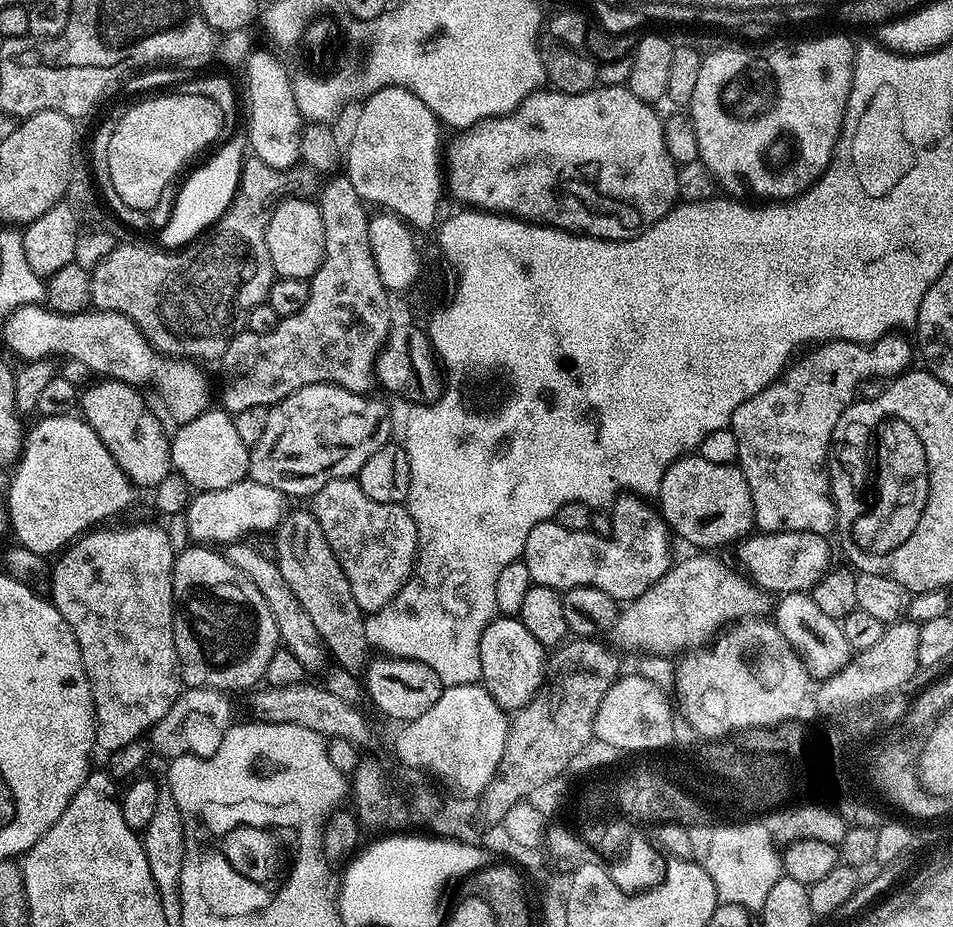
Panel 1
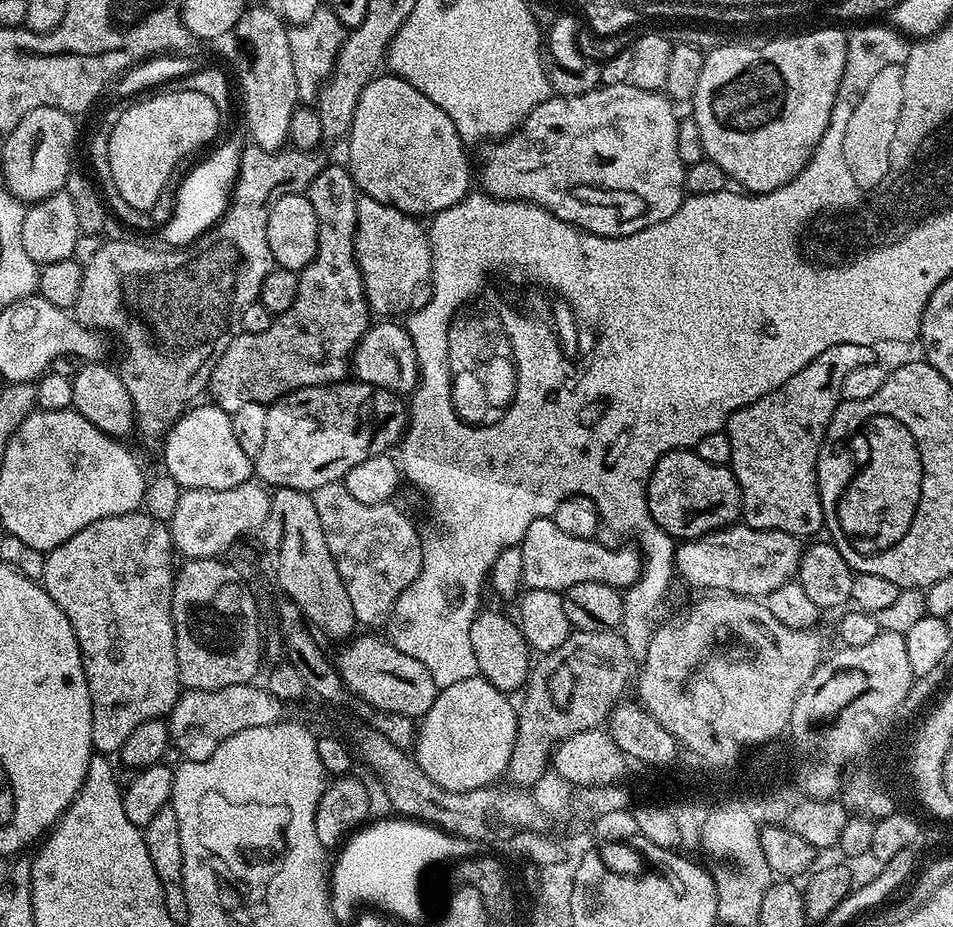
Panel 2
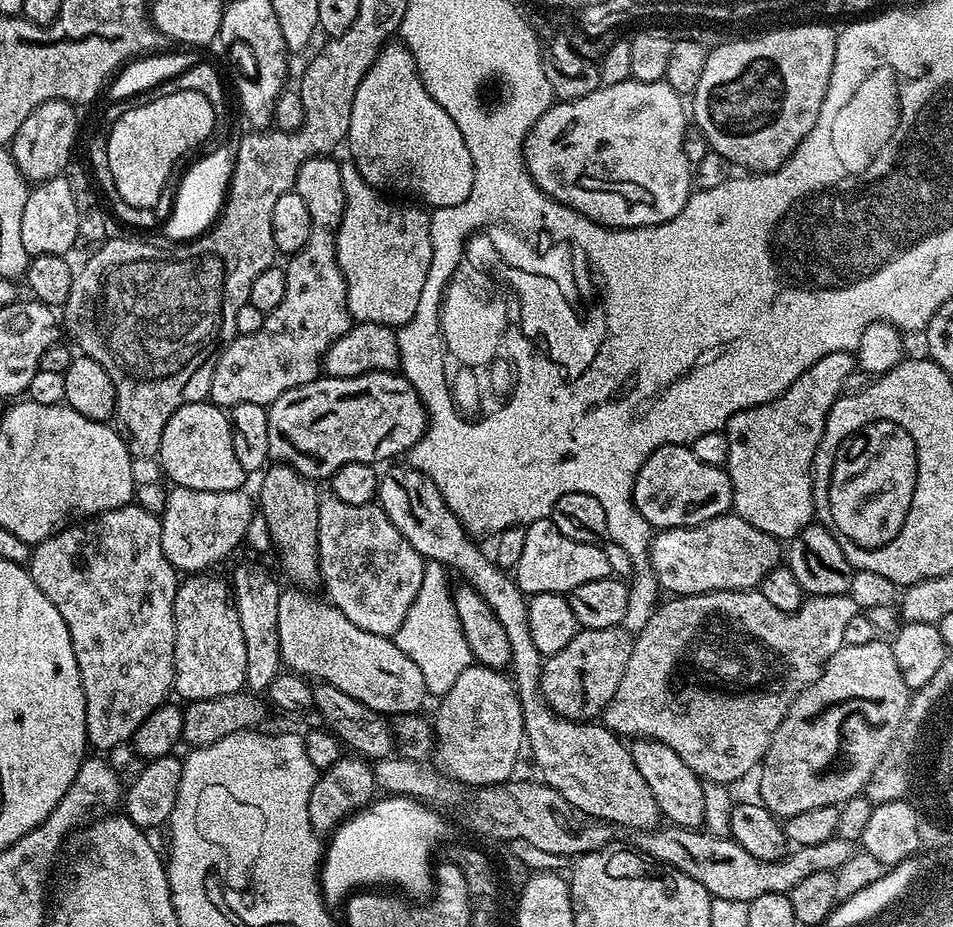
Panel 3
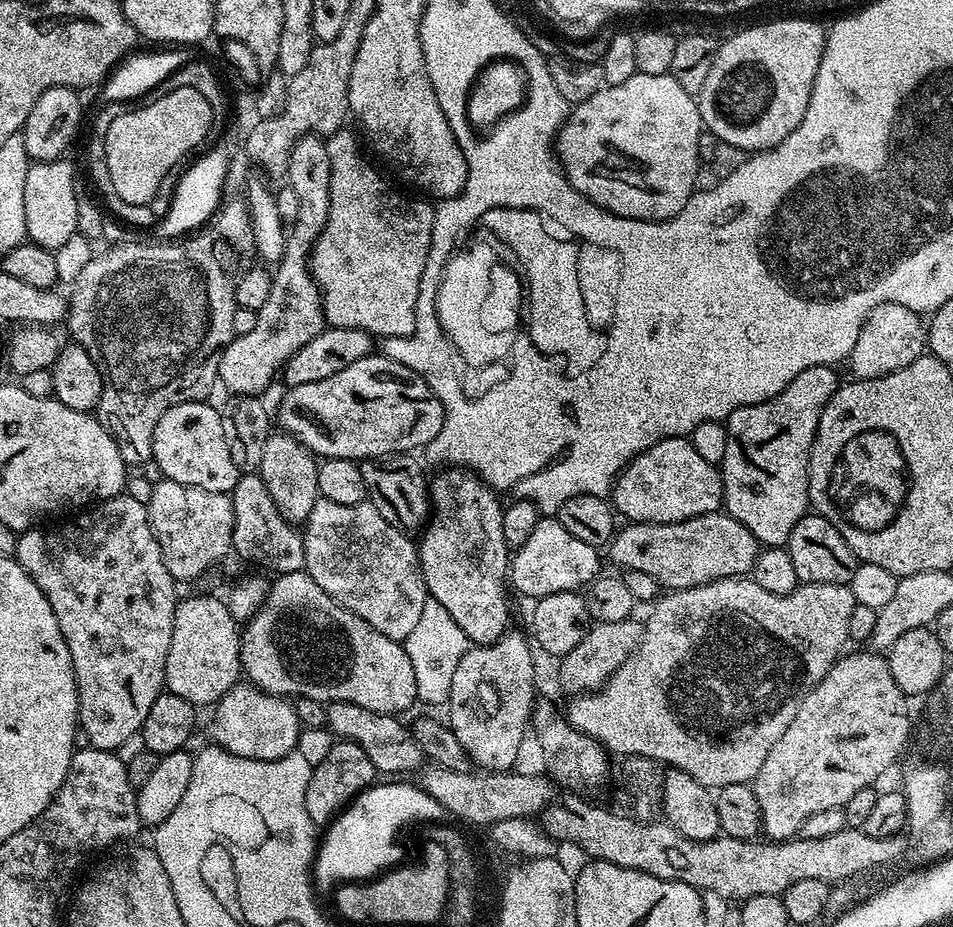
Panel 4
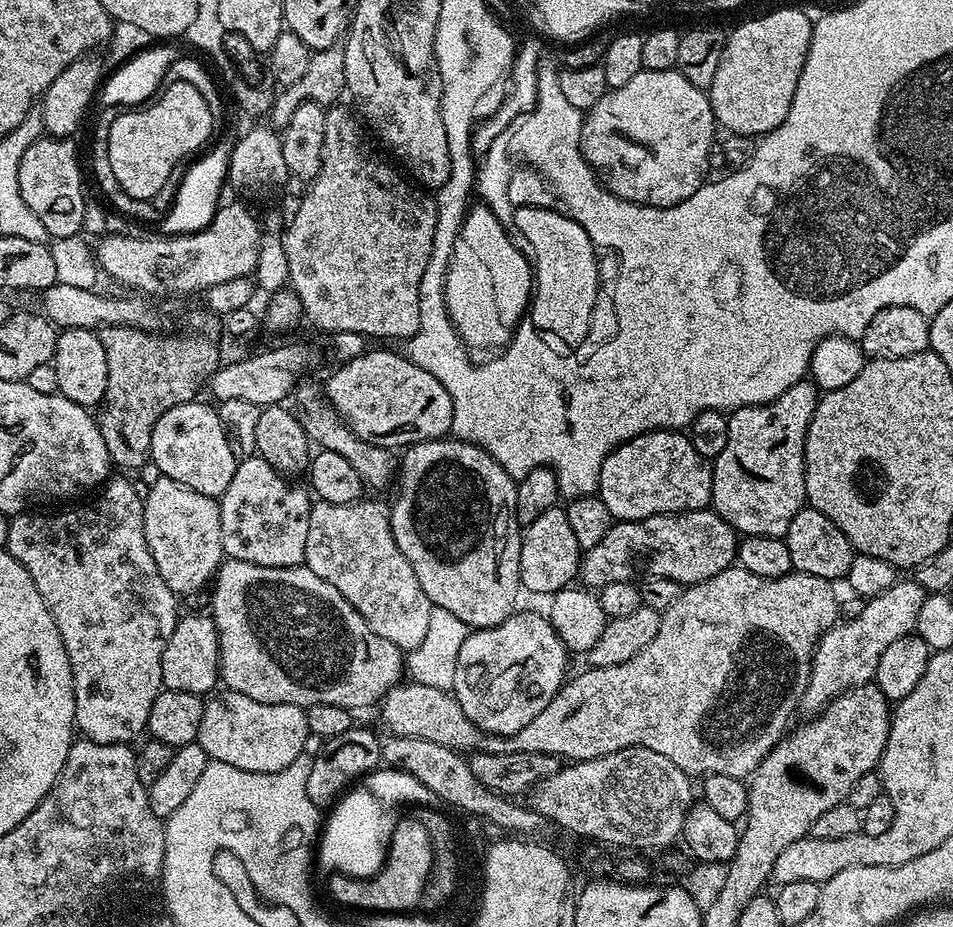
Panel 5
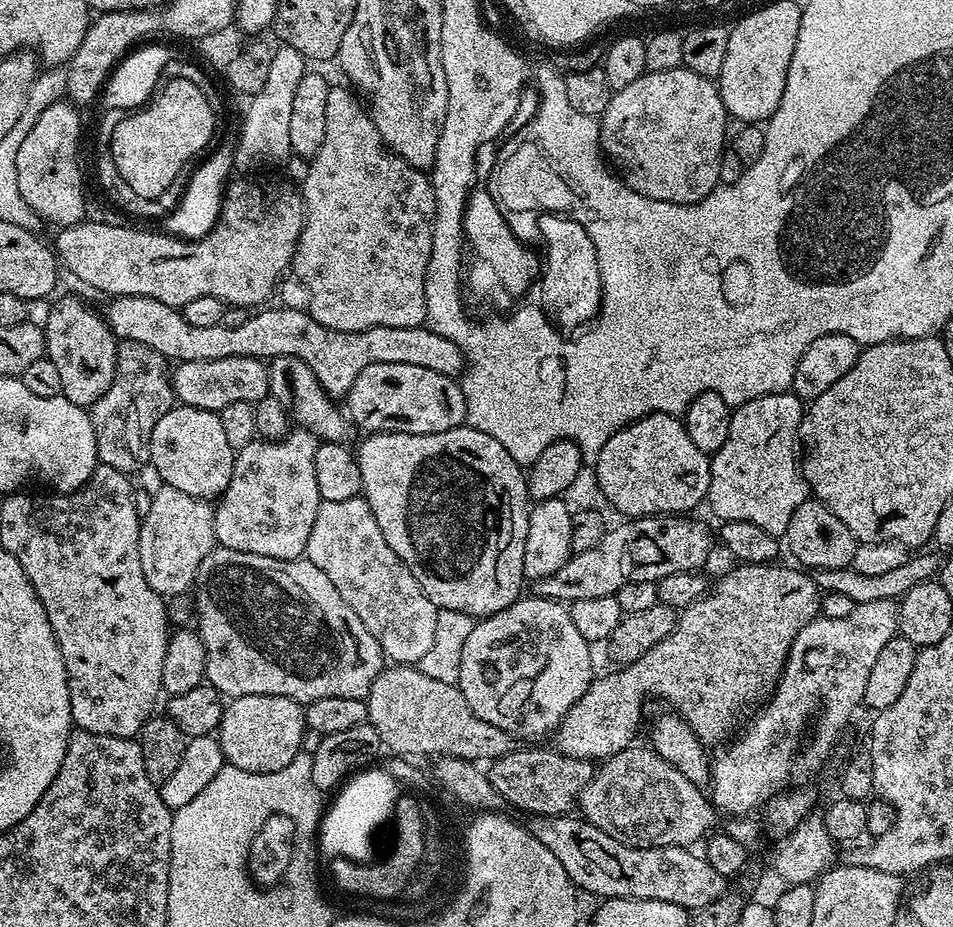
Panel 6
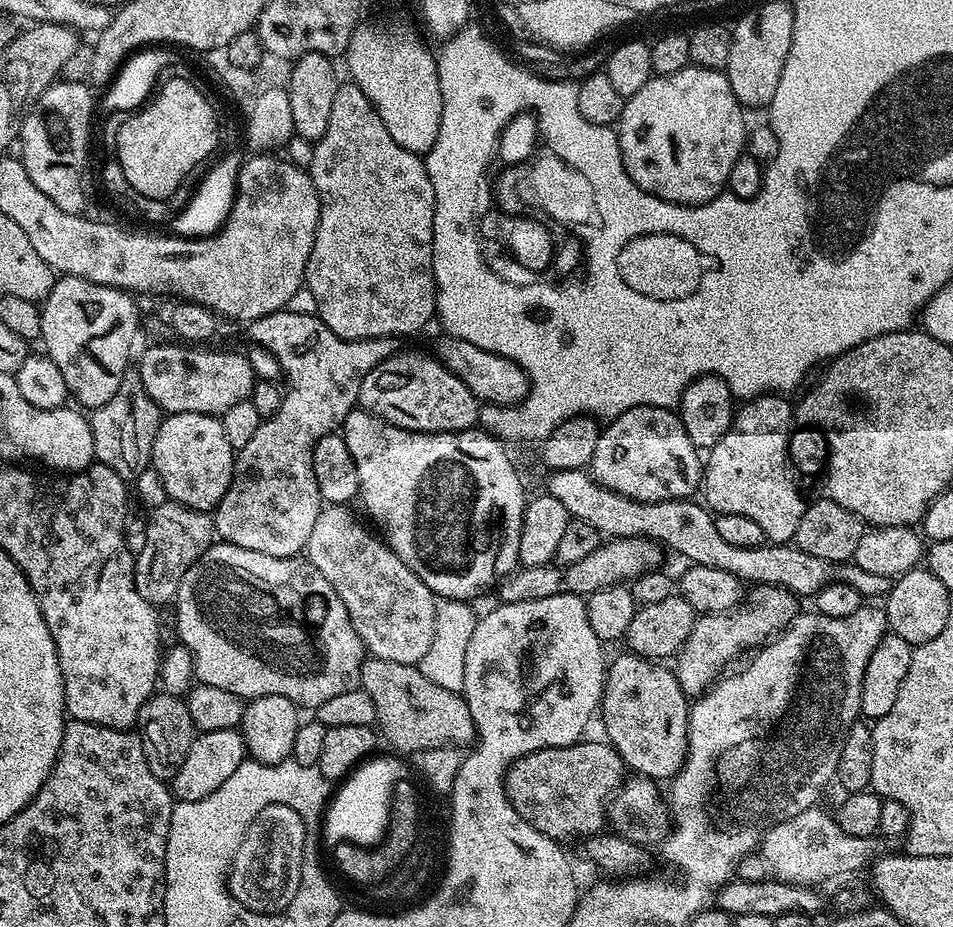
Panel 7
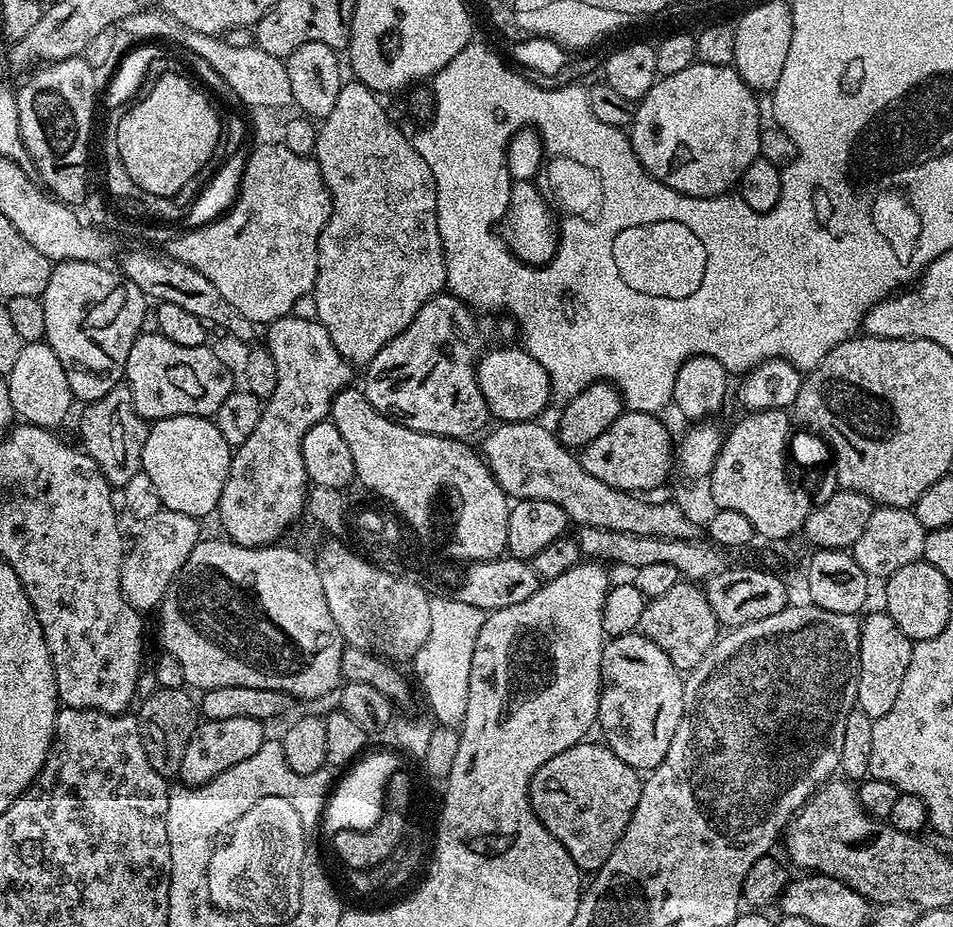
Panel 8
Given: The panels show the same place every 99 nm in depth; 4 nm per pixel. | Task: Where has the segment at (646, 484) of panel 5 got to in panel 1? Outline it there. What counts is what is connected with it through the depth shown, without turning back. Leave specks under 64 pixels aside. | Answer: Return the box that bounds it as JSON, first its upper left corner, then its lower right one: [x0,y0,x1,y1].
[658,454,756,550]

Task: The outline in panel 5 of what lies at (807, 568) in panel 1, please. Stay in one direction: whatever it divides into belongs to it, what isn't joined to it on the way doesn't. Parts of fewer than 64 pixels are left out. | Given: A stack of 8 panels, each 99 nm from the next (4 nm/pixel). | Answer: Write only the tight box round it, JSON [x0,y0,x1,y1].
[578,510,737,590]

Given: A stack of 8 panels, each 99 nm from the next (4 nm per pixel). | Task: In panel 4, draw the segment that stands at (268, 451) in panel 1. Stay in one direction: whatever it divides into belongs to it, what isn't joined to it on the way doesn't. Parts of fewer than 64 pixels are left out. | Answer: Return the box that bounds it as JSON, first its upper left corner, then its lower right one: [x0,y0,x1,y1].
[278,354,444,462]

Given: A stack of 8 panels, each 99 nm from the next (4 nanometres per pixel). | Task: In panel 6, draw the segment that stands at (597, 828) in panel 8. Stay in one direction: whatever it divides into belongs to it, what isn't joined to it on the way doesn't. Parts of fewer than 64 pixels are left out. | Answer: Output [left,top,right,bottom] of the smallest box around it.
[489,748,593,816]

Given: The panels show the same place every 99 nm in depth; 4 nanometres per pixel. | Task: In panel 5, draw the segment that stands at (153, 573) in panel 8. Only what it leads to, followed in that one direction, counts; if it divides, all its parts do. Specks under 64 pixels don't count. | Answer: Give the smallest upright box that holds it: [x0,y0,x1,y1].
[143,475,225,597]

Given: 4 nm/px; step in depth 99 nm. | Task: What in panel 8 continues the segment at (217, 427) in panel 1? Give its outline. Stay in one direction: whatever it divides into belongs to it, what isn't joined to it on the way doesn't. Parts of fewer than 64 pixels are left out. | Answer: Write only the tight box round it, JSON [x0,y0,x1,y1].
[142,416,233,518]

